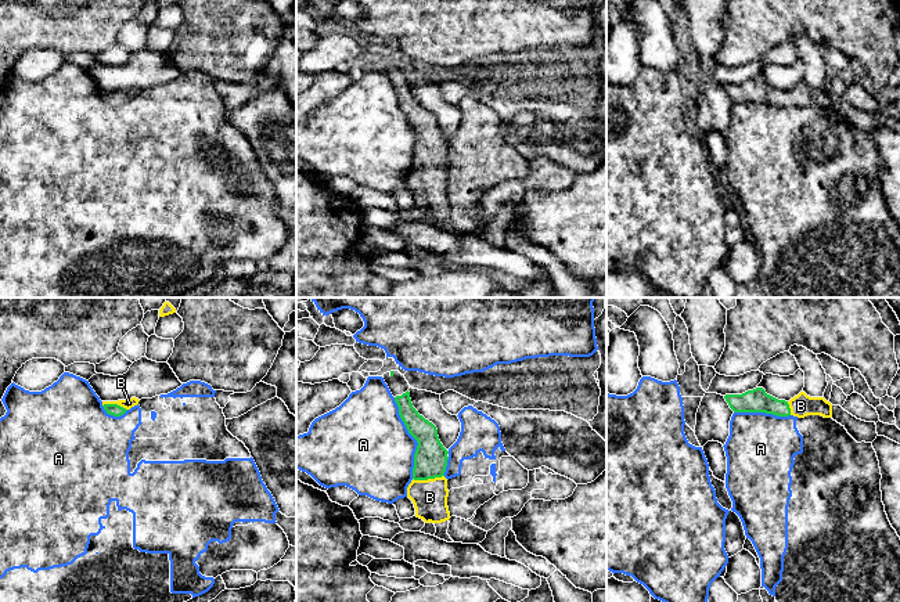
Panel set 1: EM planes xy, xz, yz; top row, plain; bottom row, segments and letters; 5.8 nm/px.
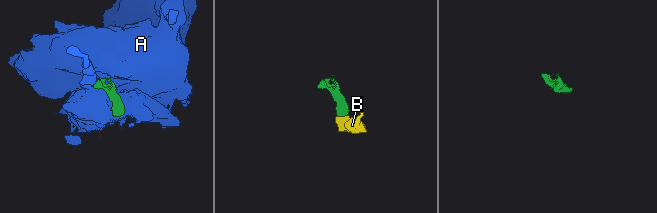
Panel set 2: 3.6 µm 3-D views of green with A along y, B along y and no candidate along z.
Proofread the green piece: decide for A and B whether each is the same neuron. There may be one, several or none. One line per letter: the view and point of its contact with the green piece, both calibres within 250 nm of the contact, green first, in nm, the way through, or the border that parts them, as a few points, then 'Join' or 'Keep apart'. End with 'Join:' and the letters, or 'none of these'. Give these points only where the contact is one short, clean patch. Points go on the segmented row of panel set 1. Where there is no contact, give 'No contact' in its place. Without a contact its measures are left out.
A: Touches green at xz (413, 436). Thickness 190 nm (green) against 480 nm. Keep apart
B: Touches green at xz (428, 478). Thickness 190 nm (green) against 200 nm. Path across: xz (431, 457), (428, 478), (429, 497). Join
Join: B

